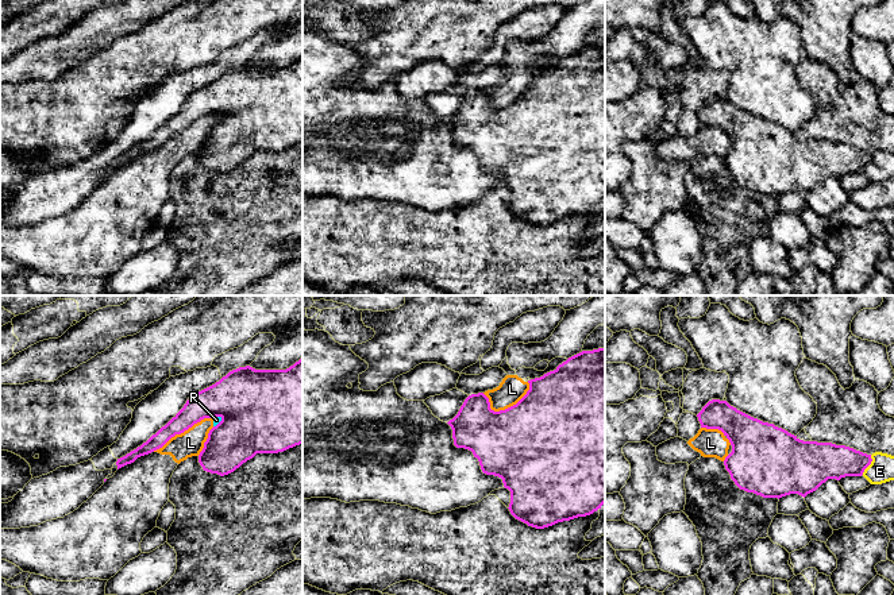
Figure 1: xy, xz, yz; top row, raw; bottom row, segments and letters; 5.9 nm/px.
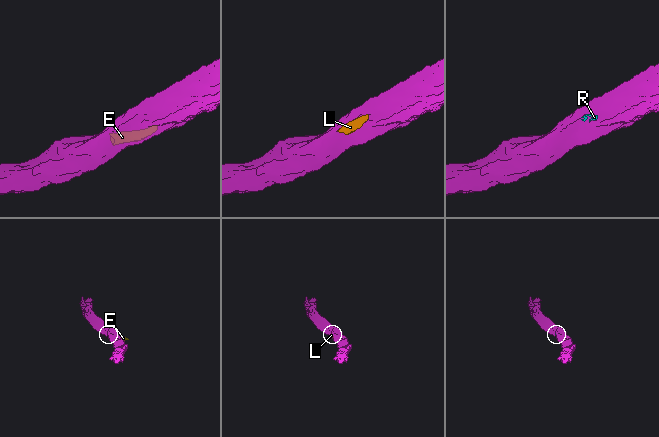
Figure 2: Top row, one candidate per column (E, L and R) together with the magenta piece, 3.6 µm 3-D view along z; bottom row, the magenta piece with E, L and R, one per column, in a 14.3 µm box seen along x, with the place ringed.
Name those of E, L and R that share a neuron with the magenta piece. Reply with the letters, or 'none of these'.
none of these

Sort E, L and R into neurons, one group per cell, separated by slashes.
E / L R

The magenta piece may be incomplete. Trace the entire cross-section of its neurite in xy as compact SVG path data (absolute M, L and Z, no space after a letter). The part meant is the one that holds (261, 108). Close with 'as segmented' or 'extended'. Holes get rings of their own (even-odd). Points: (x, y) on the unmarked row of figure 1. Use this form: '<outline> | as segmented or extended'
M303 57L286 67L255 67L250 63L230 69L215 82L189 94L184 105L155 132L136 147L117 157L117 167L134 161L138 155L162 146L172 135L181 132L204 116L220 115L221 119L213 124L204 146L199 152L199 161L204 169L228 173L257 151L278 151L303 142Z | as segmented

